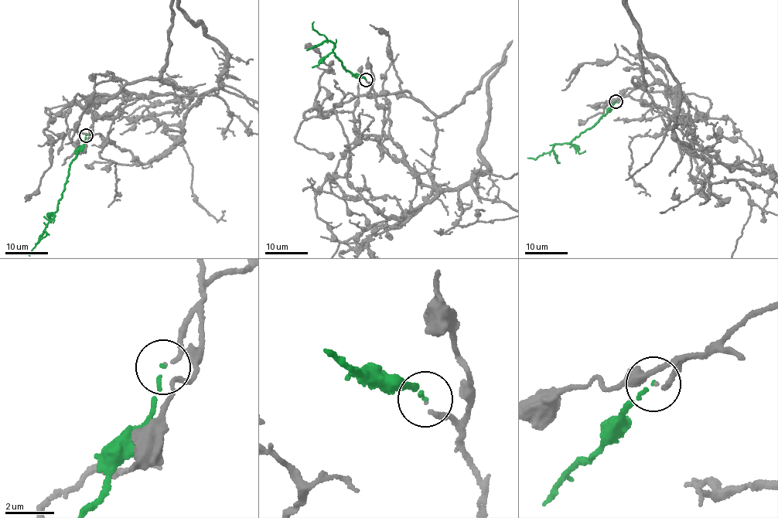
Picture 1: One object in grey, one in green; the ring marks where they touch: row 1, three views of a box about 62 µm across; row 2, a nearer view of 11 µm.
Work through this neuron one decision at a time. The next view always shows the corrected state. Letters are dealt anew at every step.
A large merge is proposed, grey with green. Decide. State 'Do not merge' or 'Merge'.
Merge

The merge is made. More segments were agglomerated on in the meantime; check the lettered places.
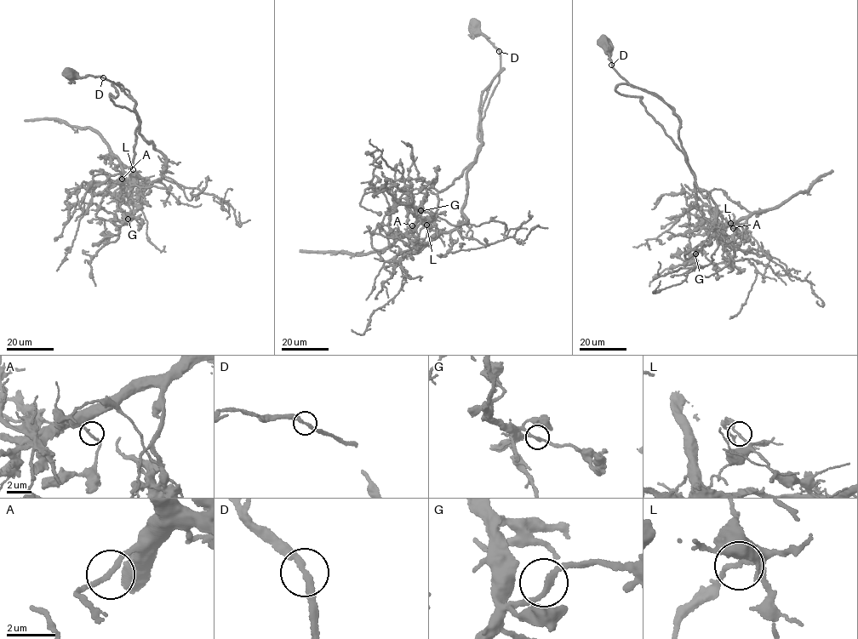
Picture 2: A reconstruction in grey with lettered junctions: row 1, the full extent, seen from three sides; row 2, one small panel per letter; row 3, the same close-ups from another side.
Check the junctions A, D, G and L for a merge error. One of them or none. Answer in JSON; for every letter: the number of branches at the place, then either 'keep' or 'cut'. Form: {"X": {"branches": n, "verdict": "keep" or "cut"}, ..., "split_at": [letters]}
{"A": {"branches": 2, "verdict": "keep"}, "D": {"branches": 2, "verdict": "keep"}, "G": {"branches": 2, "verdict": "keep"}, "L": {"branches": 2, "verdict": "cut"}, "split_at": ["L"]}

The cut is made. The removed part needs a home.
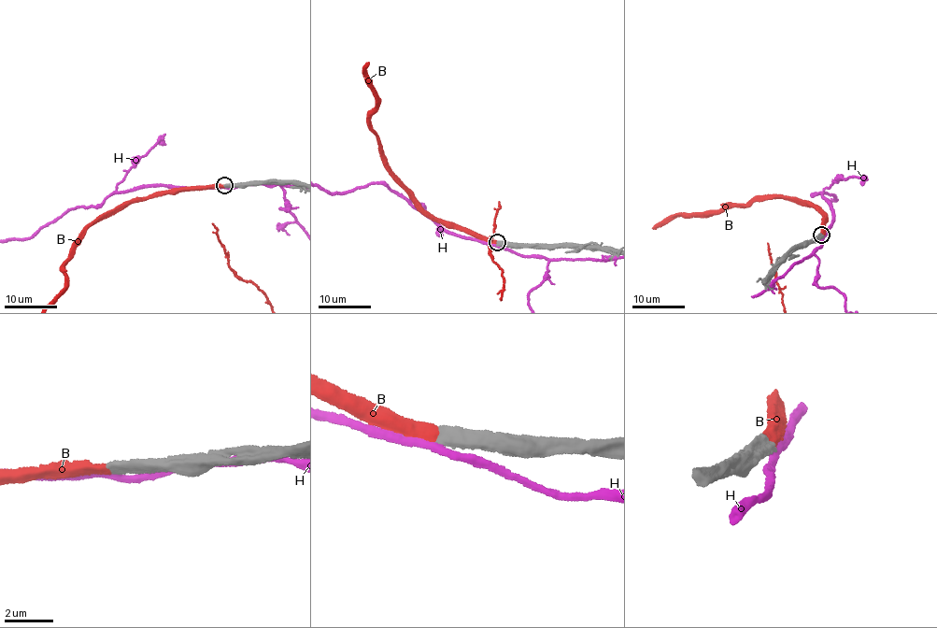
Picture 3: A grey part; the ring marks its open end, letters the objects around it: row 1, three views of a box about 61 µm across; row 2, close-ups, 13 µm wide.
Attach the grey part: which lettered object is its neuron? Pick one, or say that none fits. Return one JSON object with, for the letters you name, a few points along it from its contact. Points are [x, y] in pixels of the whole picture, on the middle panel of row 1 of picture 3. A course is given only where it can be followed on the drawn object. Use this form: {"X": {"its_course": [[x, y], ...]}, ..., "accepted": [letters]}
{"accepted": ["B"]}

